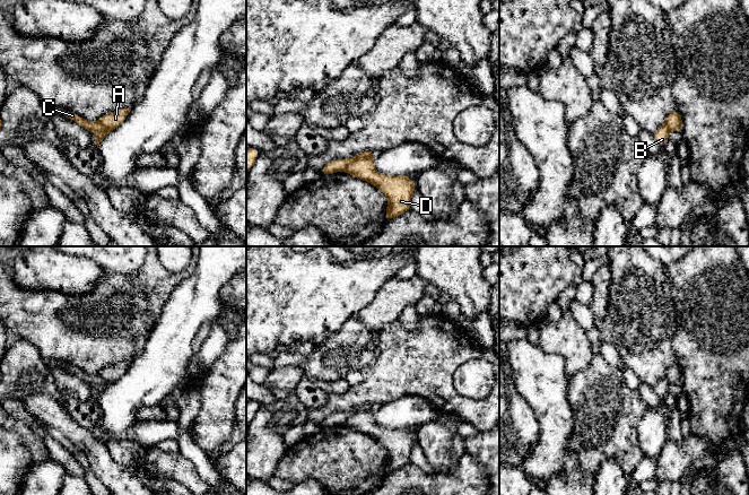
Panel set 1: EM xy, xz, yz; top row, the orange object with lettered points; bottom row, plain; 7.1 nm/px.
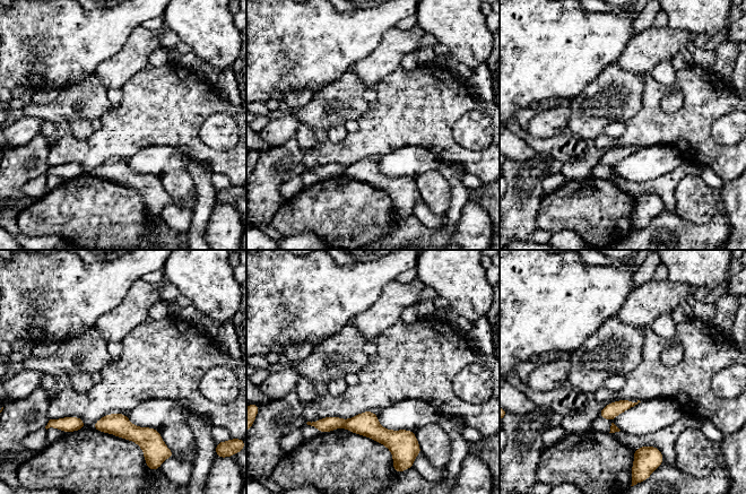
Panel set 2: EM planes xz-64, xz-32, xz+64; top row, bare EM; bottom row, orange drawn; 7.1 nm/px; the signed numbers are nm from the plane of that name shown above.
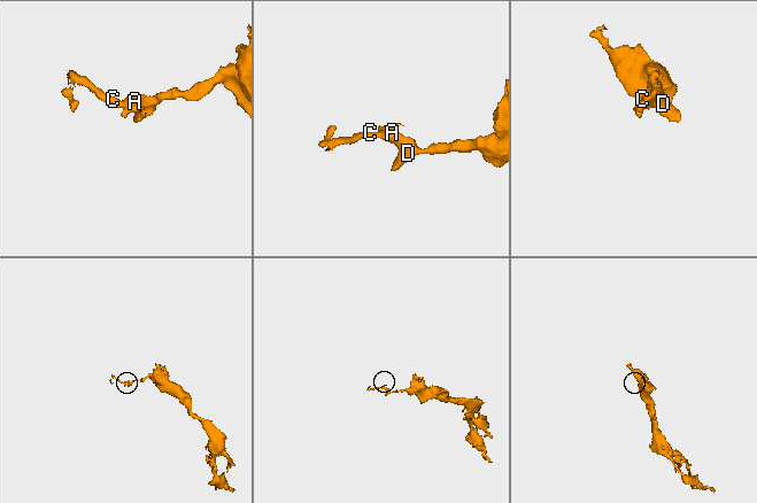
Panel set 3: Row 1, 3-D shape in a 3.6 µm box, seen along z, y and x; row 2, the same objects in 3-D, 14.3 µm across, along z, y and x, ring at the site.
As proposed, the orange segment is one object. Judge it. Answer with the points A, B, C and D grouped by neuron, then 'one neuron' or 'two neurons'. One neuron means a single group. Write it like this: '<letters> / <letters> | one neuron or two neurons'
A D / B C | two neurons

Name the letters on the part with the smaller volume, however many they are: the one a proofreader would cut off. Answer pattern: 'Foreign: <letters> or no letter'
Foreign: B, C

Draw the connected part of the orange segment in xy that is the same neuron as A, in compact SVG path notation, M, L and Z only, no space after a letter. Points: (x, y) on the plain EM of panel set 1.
M128 361L104 367L99 371L97 376L99 376L102 380L104 380L107 383L114 383L125 373L130 364L131 361Z

